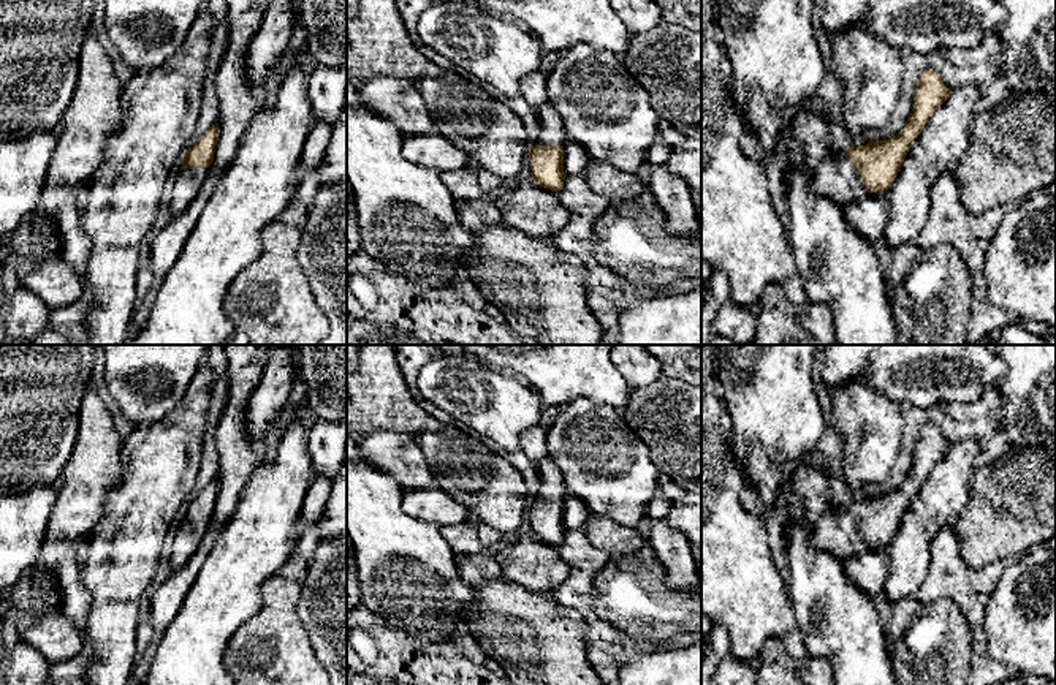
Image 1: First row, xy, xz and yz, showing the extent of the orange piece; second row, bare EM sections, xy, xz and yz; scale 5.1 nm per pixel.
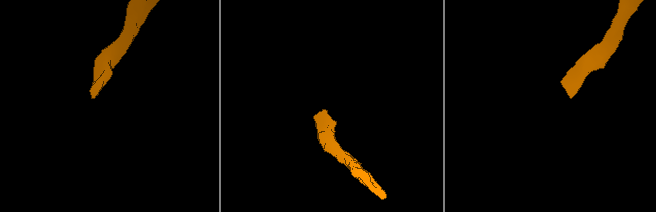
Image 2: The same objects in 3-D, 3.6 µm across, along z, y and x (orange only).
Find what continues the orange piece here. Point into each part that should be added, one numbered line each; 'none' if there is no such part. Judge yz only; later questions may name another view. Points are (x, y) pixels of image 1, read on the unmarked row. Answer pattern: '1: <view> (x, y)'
1: yz (835, 532)

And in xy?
1: xy (189, 537)

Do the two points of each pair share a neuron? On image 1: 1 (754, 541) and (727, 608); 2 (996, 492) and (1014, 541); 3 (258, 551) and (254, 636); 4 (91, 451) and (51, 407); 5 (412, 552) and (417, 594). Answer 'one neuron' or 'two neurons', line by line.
1: one neuron
2: one neuron
3: two neurons
4: two neurons
5: one neuron

